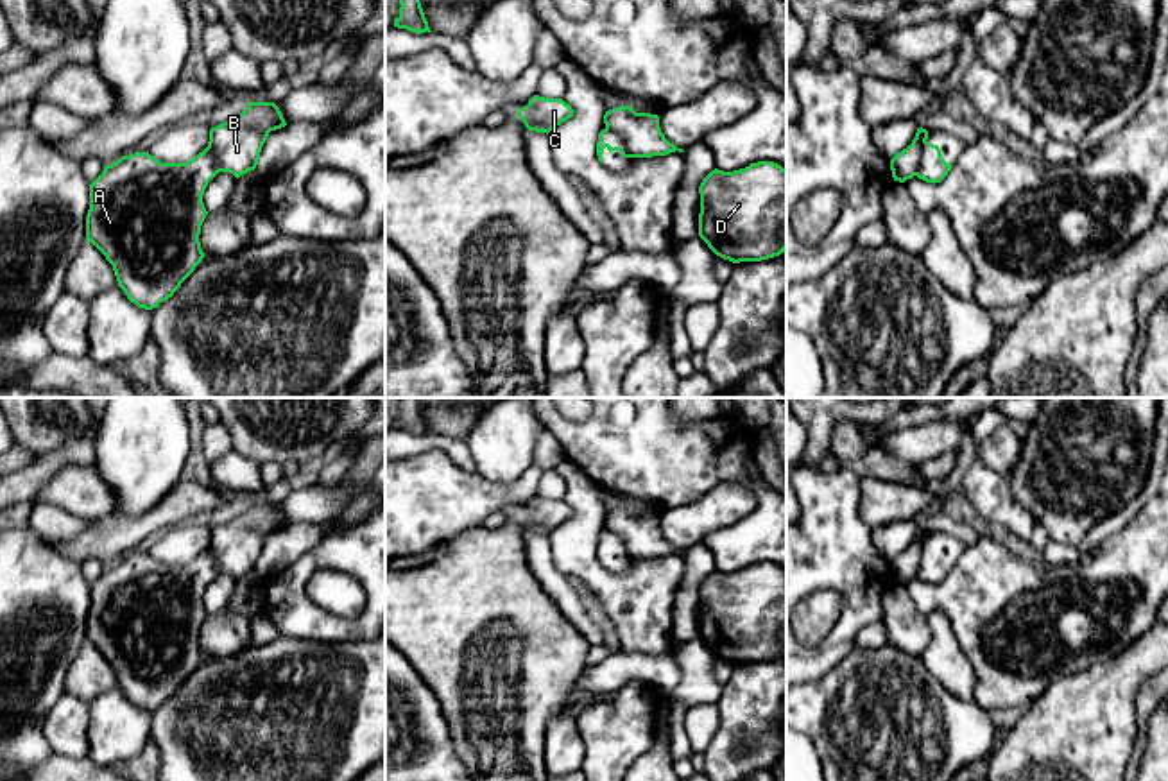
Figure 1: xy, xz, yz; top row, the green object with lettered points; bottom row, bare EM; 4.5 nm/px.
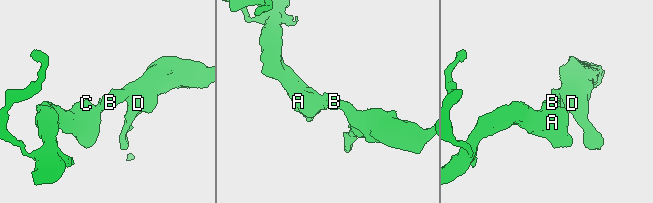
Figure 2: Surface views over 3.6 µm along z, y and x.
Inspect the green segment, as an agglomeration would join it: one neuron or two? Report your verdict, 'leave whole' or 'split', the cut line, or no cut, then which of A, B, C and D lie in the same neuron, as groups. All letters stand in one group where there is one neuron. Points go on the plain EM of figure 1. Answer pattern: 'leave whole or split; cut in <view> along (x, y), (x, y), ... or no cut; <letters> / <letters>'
split; cut in xz along (606, 527), (620, 538), (631, 557); A C / B D

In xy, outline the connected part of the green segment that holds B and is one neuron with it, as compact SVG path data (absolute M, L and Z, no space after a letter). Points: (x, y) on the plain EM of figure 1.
M249 503L238 518L211 528L208 546L220 573L238 580L254 571L269 534L285 527L274 503Z

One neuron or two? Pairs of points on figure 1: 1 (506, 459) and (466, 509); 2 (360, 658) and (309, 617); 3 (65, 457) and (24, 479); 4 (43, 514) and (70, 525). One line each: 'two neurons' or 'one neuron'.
1: two neurons
2: two neurons
3: one neuron
4: one neuron

